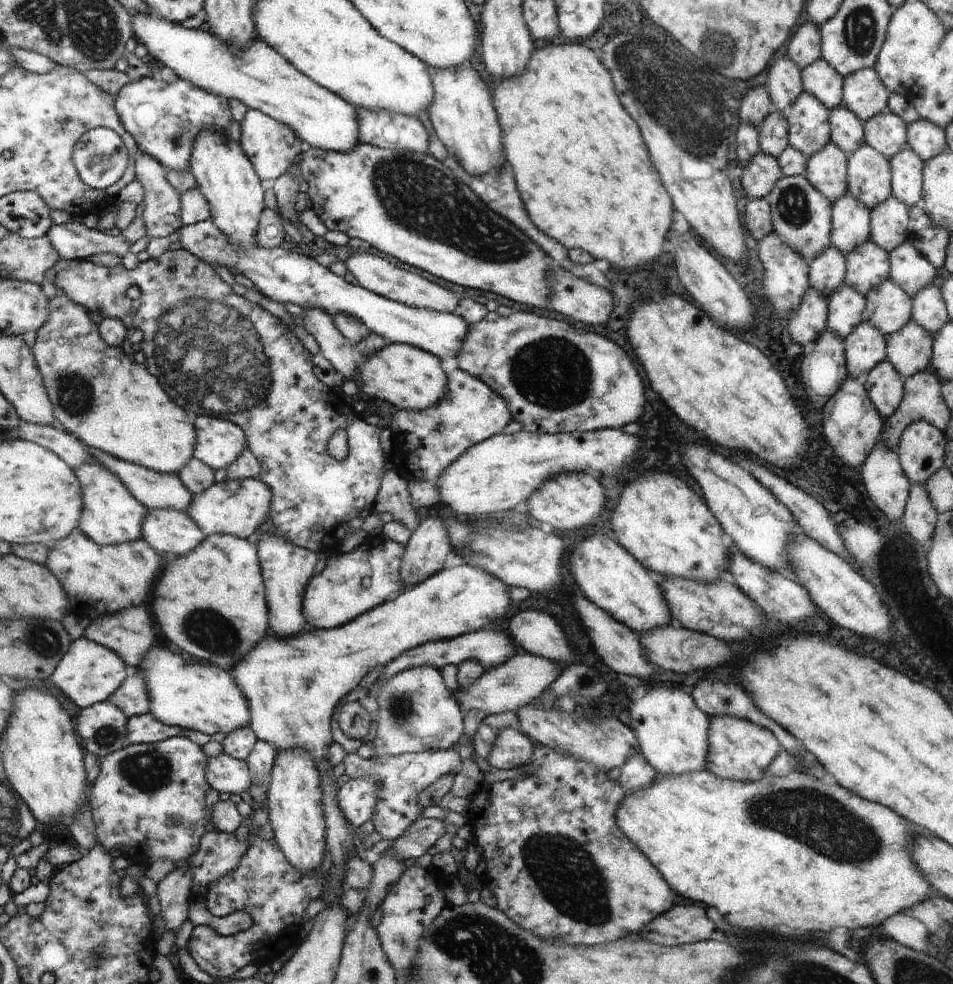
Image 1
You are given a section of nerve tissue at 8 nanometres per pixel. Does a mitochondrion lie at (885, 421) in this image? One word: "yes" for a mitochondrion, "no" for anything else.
no

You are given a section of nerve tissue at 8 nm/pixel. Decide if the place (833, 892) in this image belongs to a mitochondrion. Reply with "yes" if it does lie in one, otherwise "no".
no

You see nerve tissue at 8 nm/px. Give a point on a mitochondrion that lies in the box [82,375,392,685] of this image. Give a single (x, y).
(209, 630)

